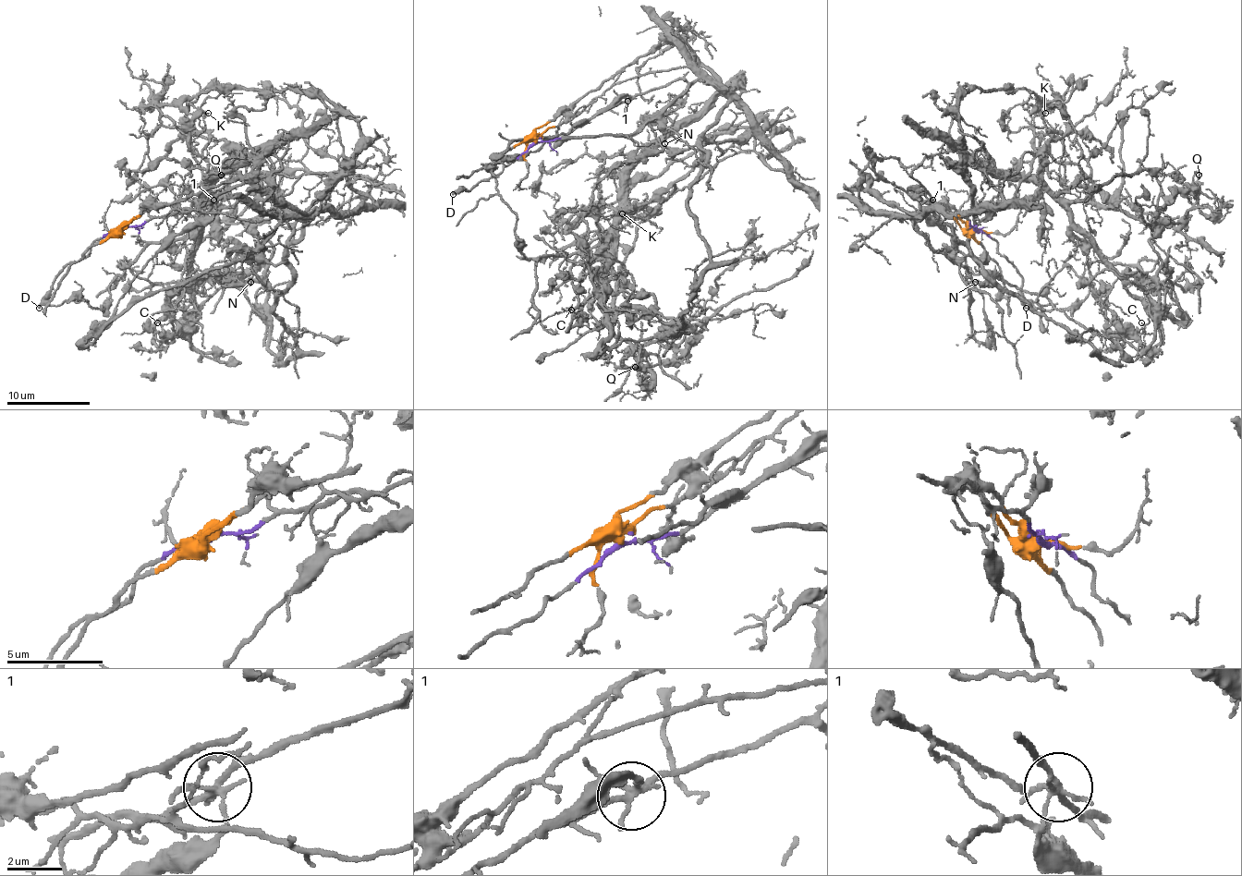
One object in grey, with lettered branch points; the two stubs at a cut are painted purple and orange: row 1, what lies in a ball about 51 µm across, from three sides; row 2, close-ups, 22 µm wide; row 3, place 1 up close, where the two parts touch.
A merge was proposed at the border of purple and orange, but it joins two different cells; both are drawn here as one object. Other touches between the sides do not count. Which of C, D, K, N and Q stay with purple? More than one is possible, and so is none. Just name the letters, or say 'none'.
C, D, K

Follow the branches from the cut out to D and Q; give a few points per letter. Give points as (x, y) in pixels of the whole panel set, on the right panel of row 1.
D: (973, 228), (990, 235), (1005, 260), (1022, 276), (1022, 297), (1027, 308)
Q: (973, 228), (943, 206), (898, 218), (931, 212), (995, 283), (1120, 361), (1153, 338), (1151, 238), (1199, 175)

